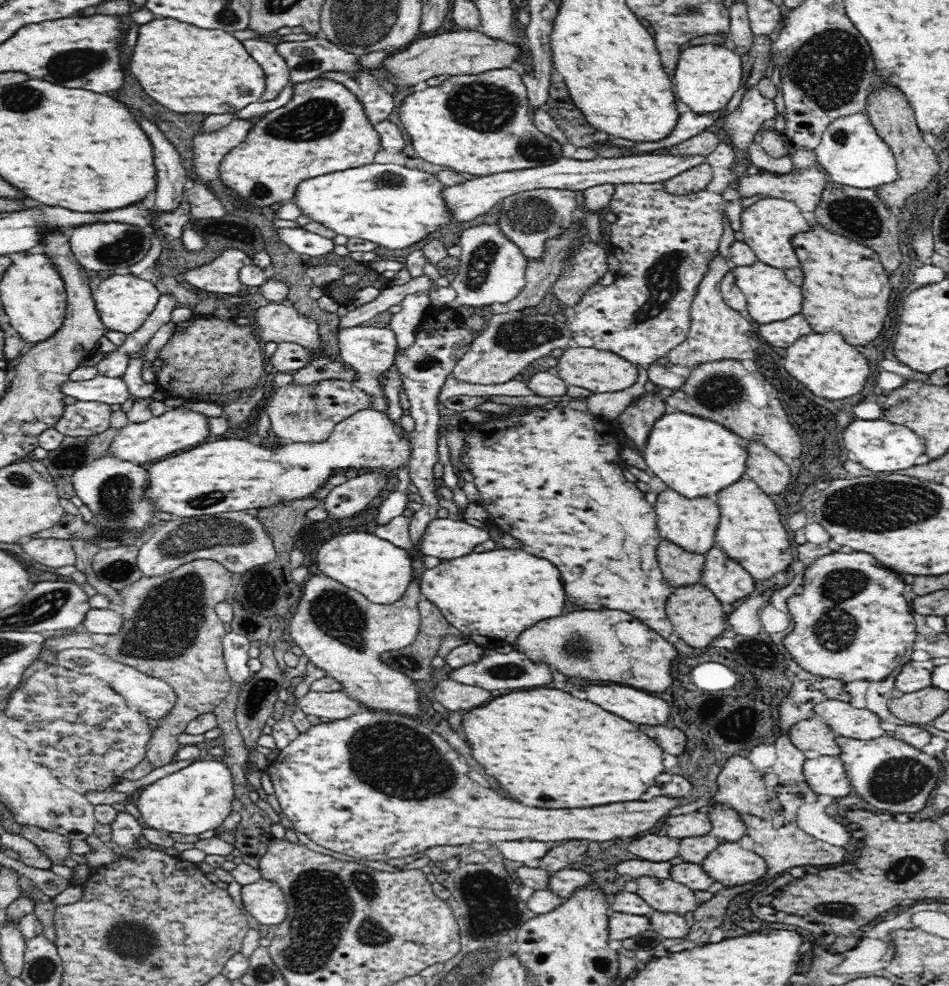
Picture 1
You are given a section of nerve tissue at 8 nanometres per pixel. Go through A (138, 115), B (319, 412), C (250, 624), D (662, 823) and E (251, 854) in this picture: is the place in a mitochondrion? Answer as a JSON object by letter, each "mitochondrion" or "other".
{"A":"other","B":"mitochondrion","C":"mitochondrion","D":"other","E":"other"}

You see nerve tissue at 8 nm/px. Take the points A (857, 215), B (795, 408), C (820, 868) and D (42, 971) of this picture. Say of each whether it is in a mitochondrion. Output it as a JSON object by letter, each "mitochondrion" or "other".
{"A":"mitochondrion","B":"other","C":"other","D":"mitochondrion"}

